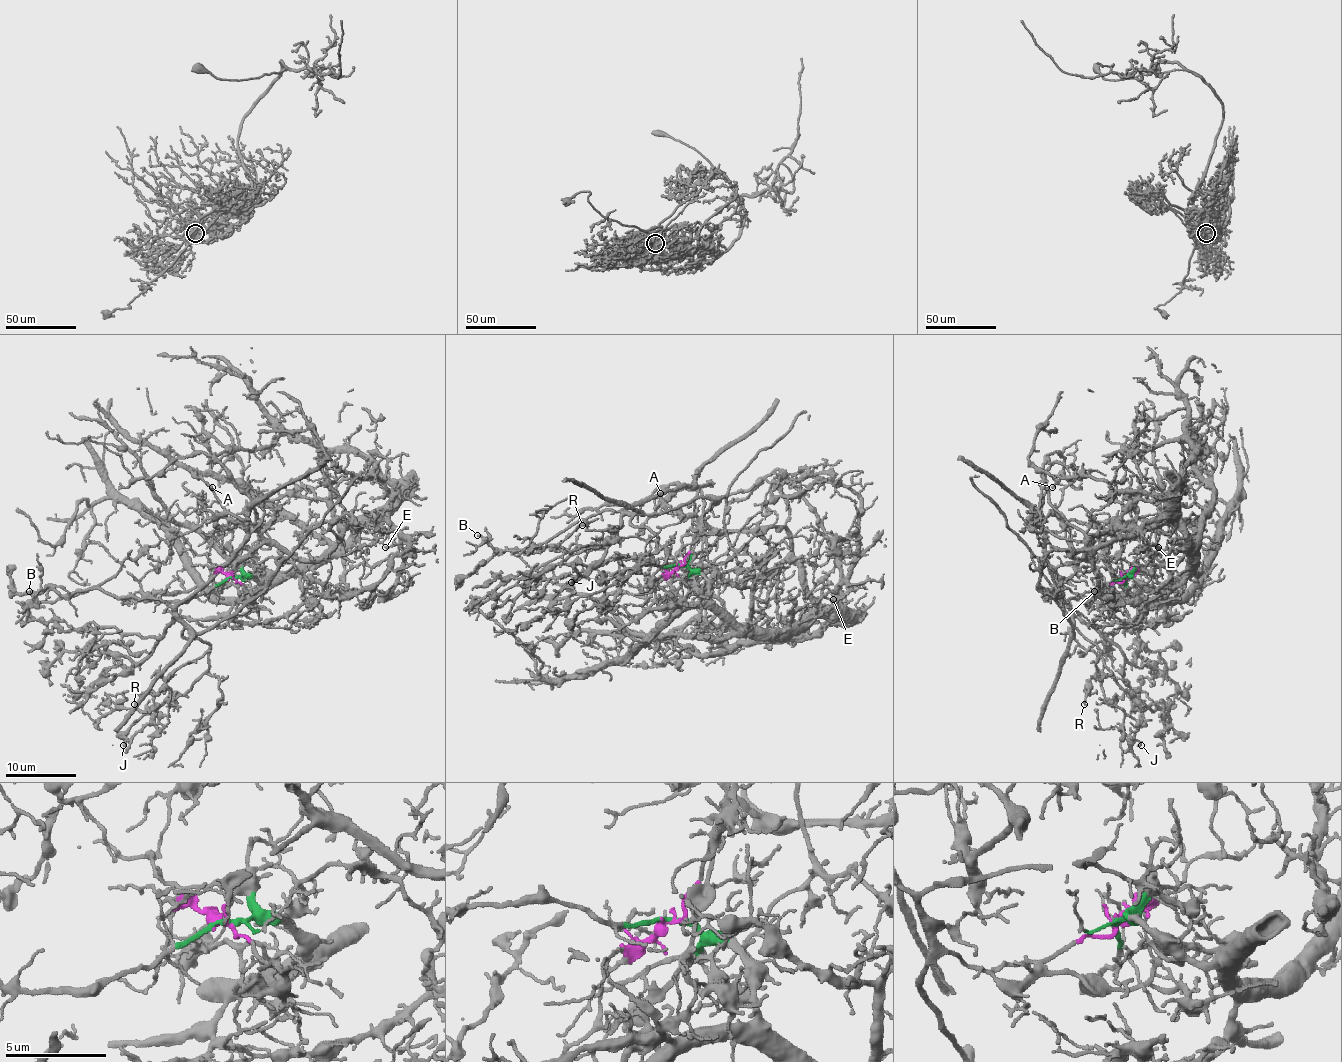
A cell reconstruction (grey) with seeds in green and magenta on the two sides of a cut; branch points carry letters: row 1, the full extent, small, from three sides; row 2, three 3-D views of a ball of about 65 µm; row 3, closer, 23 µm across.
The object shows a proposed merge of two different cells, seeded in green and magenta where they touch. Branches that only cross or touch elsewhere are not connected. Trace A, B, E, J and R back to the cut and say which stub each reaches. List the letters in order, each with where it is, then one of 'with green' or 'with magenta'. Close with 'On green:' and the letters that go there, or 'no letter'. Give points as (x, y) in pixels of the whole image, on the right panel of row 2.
A: (1052, 487) | with magenta
B: (1094, 591) | with magenta
E: (1158, 547) | with green
J: (1141, 745) | with magenta
R: (1084, 704) | with magenta
On green: E

